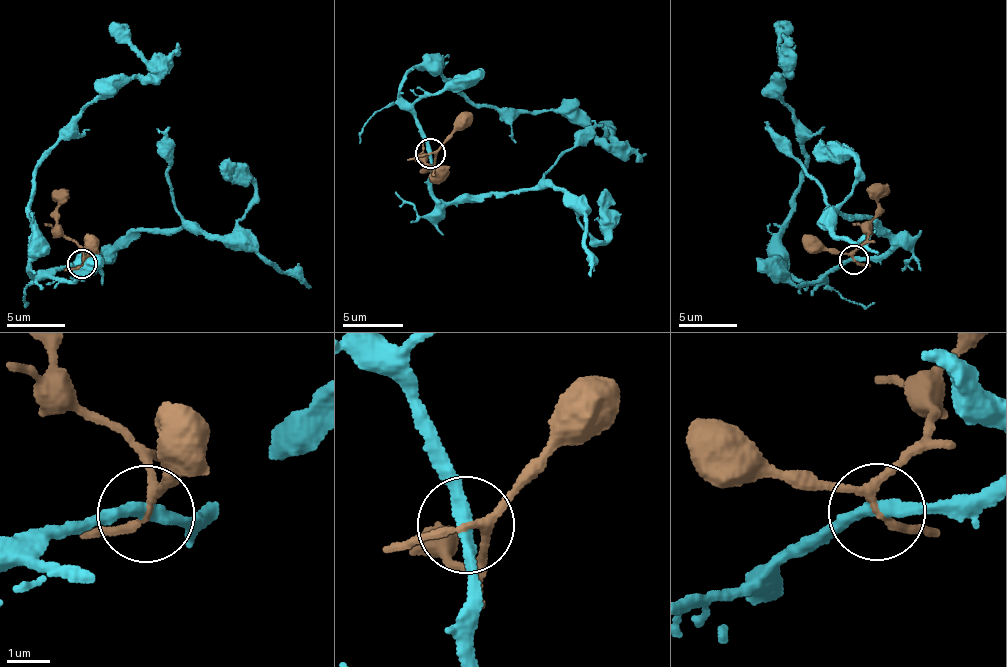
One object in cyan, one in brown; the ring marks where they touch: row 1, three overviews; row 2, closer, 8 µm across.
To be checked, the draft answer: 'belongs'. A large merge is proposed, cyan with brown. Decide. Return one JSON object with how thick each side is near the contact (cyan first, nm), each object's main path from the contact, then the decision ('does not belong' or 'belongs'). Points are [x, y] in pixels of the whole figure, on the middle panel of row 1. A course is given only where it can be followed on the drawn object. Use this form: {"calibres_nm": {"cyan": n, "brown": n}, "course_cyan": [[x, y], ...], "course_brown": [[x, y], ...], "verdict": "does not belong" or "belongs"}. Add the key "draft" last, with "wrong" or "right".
{"calibres_nm": {"cyan": 280, "brown": 150}, "course_cyan": [[430, 153], [400, 81], [434, 64], [477, 103], [565, 110], [606, 144], [613, 134], [604, 121]], "course_brown": [[430, 153], [436, 154], [433, 165], [424, 162], [426, 170], [435, 171], [438, 185]], "verdict": "does not belong", "draft": "wrong"}

